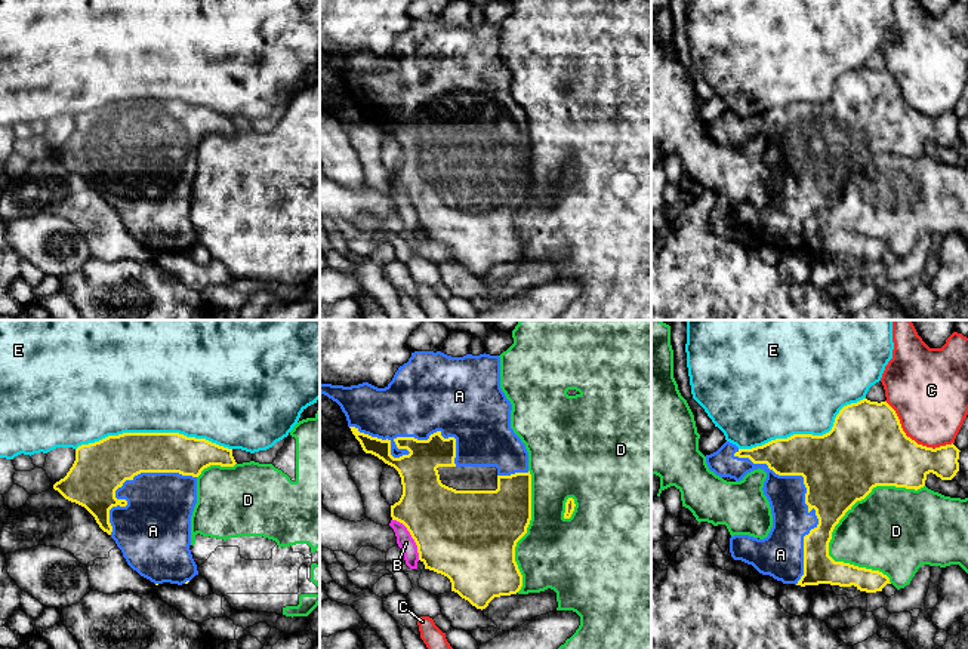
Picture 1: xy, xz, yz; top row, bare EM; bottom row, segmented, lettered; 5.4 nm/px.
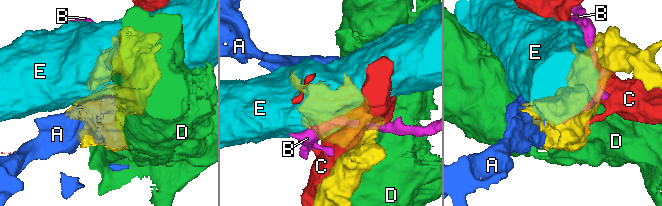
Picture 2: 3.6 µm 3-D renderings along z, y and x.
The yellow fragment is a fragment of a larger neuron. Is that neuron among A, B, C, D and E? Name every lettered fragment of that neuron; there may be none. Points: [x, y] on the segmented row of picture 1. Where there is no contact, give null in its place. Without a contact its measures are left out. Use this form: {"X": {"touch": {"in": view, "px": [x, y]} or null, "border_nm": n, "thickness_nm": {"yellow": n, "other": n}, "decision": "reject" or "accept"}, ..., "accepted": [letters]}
{"A": {"touch": {"in": "yz", "px": [805, 497]}, "border_nm": 800, "thickness_nm": {"yellow": 400, "other": 200}, "decision": "accept"}, "B": {"touch": {"in": "xz", "px": [412, 537]}, "border_nm": 260, "thickness_nm": {"yellow": 460, "other": 90}, "decision": "reject"}, "C": {"touch": {"in": "yz", "px": [911, 439]}, "border_nm": 440, "thickness_nm": {"yellow": 440, "other": 400}, "decision": "reject"}, "D": {"touch": {"in": "yz", "px": [863, 498]}, "border_nm": 650, "thickness_nm": {"yellow": 400, "other": 460}, "decision": "reject"}, "E": {"touch": {"in": "xy", "px": [153, 433]}, "border_nm": 850, "thickness_nm": {"yellow": 260, "other": 500}, "decision": "reject"}, "accepted": ["A"]}

